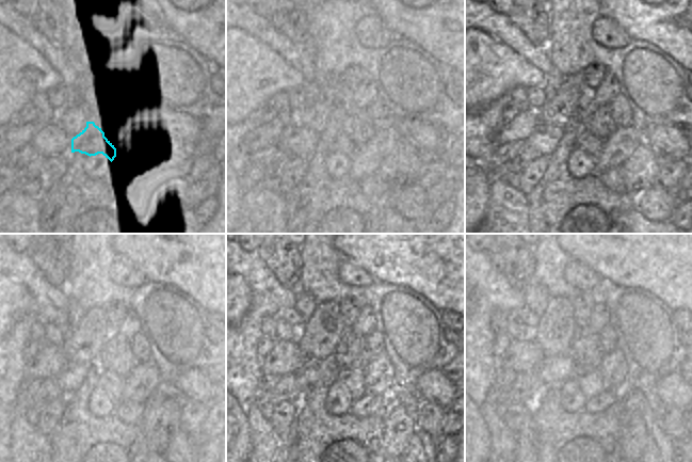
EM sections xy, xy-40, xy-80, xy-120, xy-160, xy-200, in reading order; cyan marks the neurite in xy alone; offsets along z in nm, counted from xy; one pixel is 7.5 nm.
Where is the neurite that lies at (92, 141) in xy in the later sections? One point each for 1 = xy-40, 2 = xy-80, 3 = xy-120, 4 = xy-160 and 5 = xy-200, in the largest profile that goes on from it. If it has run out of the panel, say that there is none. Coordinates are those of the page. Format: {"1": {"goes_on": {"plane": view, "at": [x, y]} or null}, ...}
{"1": {"goes_on": {"plane": "xy-40", "at": [333, 136]}}, "2": {"goes_on": {"plane": "xy-80", "at": [592, 145]}}, "3": {"goes_on": {"plane": "xy-120", "at": [113, 384]}}, "4": {"goes_on": {"plane": "xy-160", "at": [353, 380]}}, "5": {"goes_on": {"plane": "xy-200", "at": [590, 380]}}}

